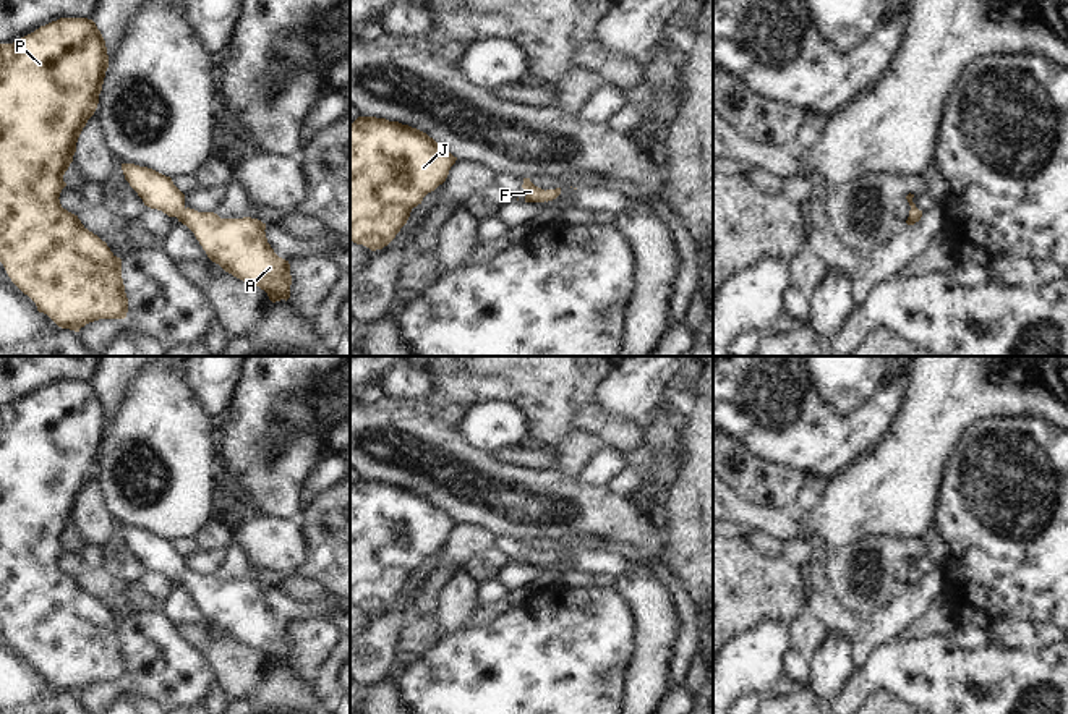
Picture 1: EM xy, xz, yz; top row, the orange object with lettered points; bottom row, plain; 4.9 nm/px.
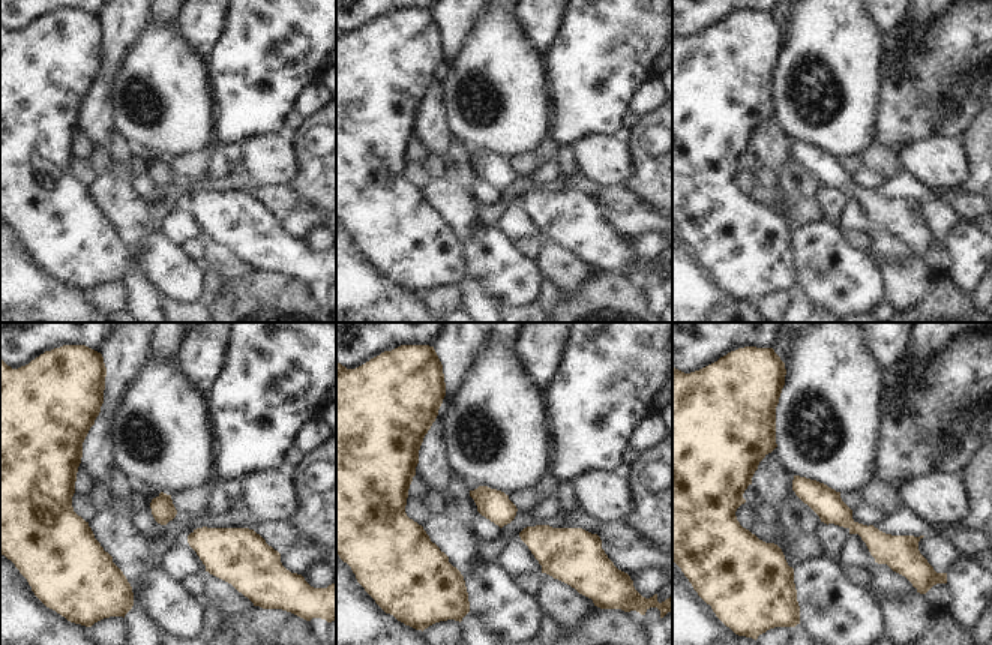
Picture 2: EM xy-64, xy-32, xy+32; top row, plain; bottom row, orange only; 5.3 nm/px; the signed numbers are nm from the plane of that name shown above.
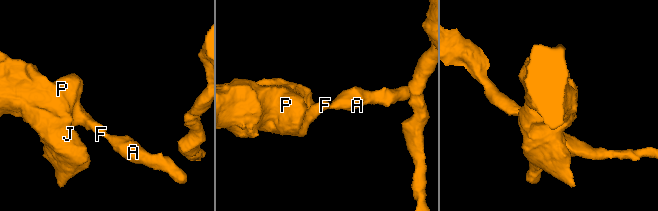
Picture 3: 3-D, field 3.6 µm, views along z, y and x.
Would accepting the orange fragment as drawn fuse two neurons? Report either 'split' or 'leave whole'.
leave whole

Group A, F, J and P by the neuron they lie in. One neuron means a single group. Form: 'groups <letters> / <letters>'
groups A F J P

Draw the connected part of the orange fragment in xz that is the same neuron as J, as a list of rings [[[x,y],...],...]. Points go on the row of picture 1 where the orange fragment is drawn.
[[[358,117],[350,123],[350,240],[371,251],[387,246],[455,160],[417,128]]]

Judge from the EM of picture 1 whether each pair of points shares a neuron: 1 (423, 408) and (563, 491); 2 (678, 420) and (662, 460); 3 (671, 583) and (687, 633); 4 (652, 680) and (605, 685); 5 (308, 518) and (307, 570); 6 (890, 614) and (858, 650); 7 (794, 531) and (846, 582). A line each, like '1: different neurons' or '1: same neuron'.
1: same neuron
2: same neuron
3: same neuron
4: different neurons
5: same neuron
6: same neuron
7: different neurons

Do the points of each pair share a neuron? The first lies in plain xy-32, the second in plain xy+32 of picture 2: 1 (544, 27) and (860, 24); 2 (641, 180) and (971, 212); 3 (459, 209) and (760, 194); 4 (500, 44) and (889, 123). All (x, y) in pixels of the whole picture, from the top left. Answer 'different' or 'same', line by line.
1: different
2: different
3: same
4: different

